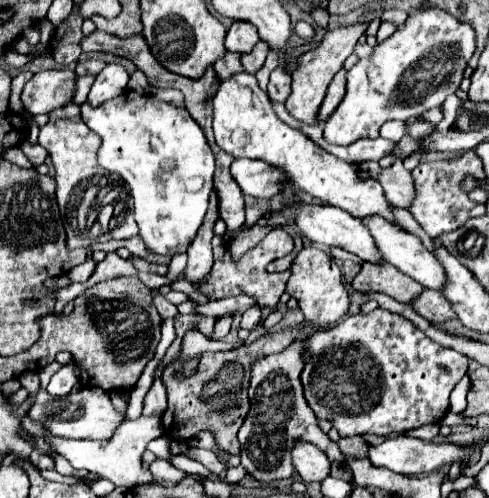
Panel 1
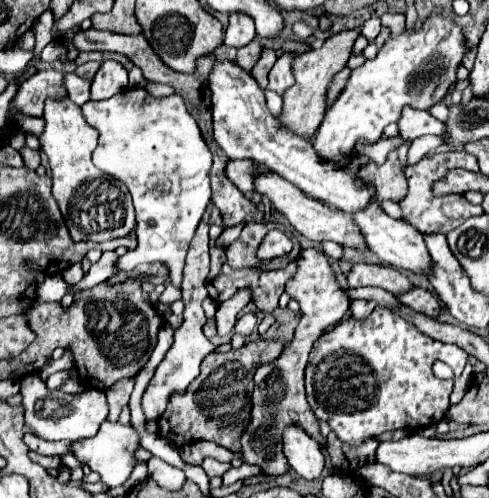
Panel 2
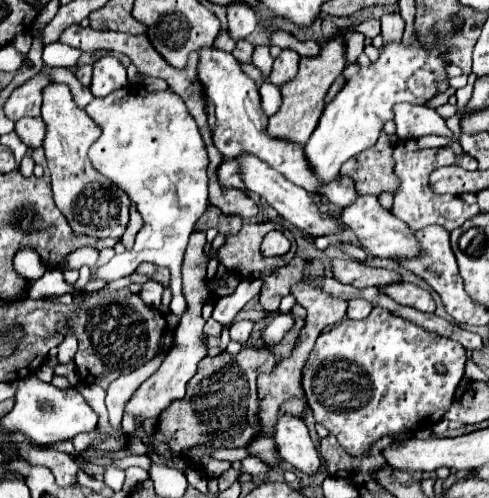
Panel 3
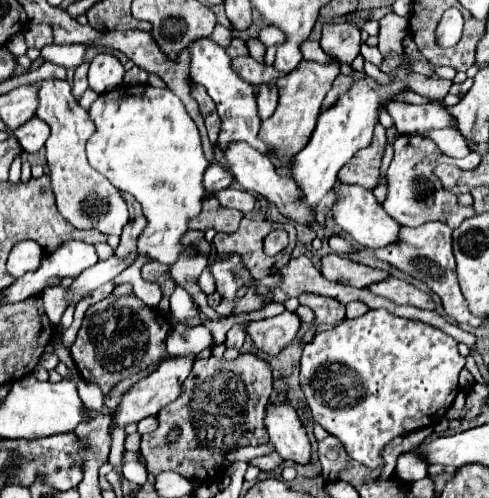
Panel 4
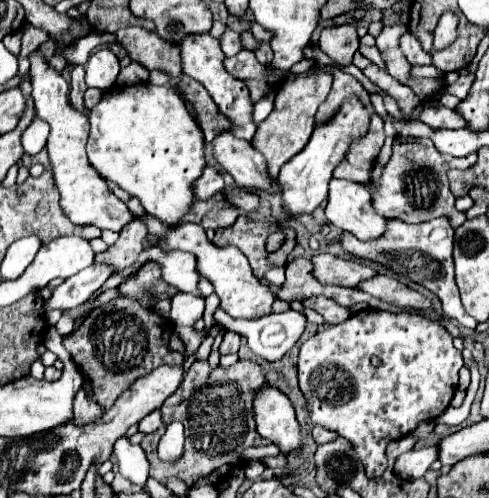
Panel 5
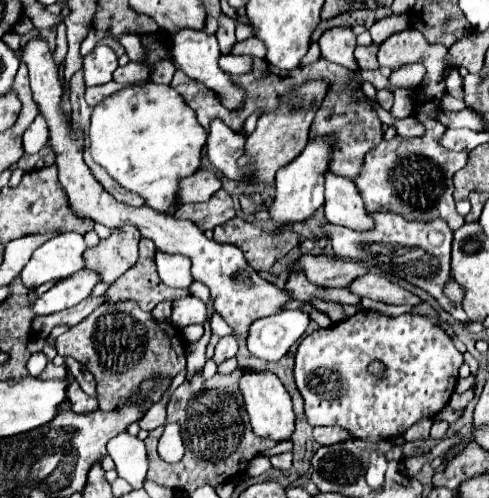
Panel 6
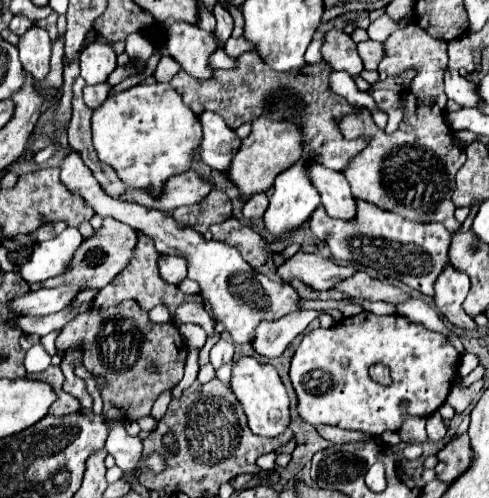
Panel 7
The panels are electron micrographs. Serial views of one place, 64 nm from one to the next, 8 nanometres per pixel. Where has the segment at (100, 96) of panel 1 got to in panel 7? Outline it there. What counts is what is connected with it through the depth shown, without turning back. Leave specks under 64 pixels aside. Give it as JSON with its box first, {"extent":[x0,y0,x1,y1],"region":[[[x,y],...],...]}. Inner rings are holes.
{"extent":[80,40,116,84],"region":[[[94,40],[80,52],[80,76],[86,84],[106,82],[108,74],[116,68],[116,52],[112,44]]]}

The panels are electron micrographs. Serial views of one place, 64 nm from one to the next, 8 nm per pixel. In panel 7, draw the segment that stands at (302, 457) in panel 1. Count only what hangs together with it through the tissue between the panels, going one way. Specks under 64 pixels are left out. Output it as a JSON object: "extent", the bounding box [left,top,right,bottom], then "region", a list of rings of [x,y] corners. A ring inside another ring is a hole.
{"extent":[232,356,290,438],"region":[[[240,356],[232,364],[232,392],[240,400],[246,416],[248,426],[254,434],[274,438],[282,434],[288,428],[290,412],[288,412],[288,394],[284,390],[284,384],[272,364],[260,364],[254,356]]]}

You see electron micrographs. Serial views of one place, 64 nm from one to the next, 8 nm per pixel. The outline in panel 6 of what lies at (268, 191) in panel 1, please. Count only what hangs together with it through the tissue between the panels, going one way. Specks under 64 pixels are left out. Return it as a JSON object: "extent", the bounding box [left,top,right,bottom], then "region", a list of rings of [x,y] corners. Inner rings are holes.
{"extent":[176,170,222,206],"region":[[[208,170],[194,172],[192,176],[186,176],[184,180],[180,180],[180,200],[176,200],[176,204],[182,206],[182,204],[204,202],[216,190],[220,190],[220,186],[222,186],[220,180],[212,172]]]}

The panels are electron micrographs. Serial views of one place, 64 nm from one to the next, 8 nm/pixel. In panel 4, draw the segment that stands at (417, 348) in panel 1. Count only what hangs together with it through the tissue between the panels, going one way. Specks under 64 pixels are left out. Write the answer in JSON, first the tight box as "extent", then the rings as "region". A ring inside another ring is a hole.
{"extent":[300,310,464,470],"region":[[[368,310],[364,316],[358,316],[358,318],[344,318],[338,326],[326,330],[326,332],[318,332],[312,342],[308,342],[304,346],[304,352],[302,352],[302,360],[300,360],[300,386],[302,386],[302,392],[308,400],[308,406],[312,410],[312,418],[324,428],[328,430],[332,436],[336,436],[344,448],[348,450],[348,454],[362,462],[366,468],[374,470],[374,468],[382,468],[384,466],[384,458],[382,458],[382,450],[384,446],[394,440],[396,436],[406,436],[418,428],[424,428],[424,426],[434,426],[446,412],[448,408],[452,406],[456,394],[458,394],[458,372],[464,368],[464,358],[462,354],[458,352],[458,342],[440,332],[438,328],[432,328],[420,320],[408,320],[408,318],[398,318],[398,316],[392,316],[390,312],[386,310]]]}

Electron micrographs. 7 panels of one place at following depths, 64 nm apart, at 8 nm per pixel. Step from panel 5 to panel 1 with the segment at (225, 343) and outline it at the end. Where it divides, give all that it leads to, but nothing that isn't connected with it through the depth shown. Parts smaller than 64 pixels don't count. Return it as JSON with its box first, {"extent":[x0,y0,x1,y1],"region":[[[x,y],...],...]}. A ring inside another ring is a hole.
{"extent":[240,306,262,330],"region":[[[252,306],[248,308],[244,314],[242,314],[242,322],[240,322],[240,328],[246,328],[246,330],[254,330],[258,324],[260,324],[260,318],[262,316],[262,310],[258,306]]]}

